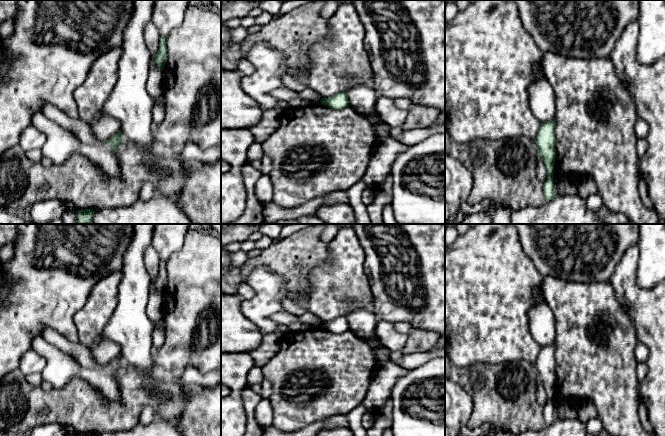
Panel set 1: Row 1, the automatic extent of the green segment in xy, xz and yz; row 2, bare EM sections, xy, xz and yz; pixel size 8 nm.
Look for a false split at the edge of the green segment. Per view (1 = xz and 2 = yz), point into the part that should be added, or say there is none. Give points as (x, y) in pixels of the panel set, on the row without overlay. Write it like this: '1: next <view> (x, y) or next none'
1: next none
2: next none

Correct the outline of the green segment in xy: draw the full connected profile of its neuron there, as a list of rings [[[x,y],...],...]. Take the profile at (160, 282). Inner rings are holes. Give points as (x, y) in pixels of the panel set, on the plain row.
[[[160,261],[159,274],[157,278],[152,281],[152,284],[155,286],[157,291],[161,294],[164,293],[165,287],[167,285],[167,270],[166,270],[167,261]]]

